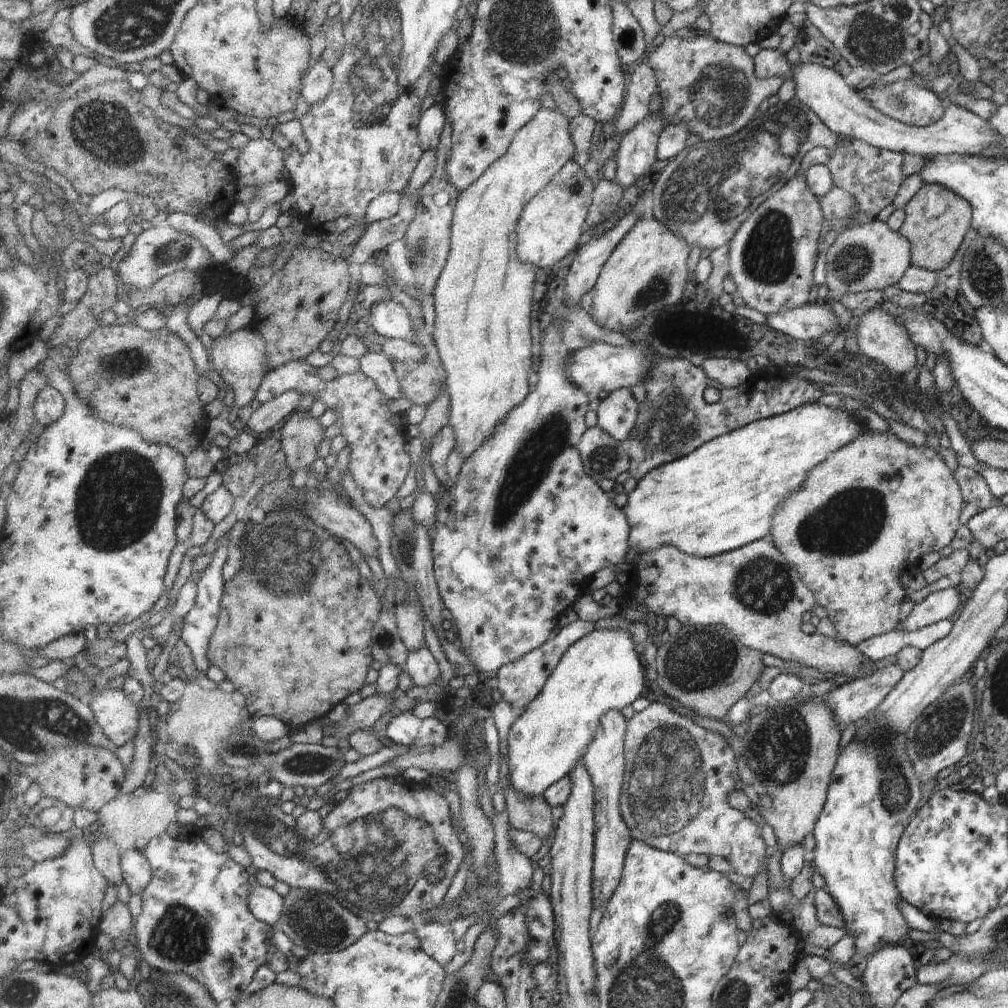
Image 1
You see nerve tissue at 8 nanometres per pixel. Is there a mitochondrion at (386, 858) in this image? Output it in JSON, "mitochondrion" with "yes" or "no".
{"mitochondrion":"yes"}

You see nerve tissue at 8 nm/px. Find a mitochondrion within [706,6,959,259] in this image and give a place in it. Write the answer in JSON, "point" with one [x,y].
{"point":[898,99]}

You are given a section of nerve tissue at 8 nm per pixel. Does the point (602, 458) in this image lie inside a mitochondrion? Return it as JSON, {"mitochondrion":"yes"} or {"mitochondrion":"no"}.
{"mitochondrion":"yes"}

